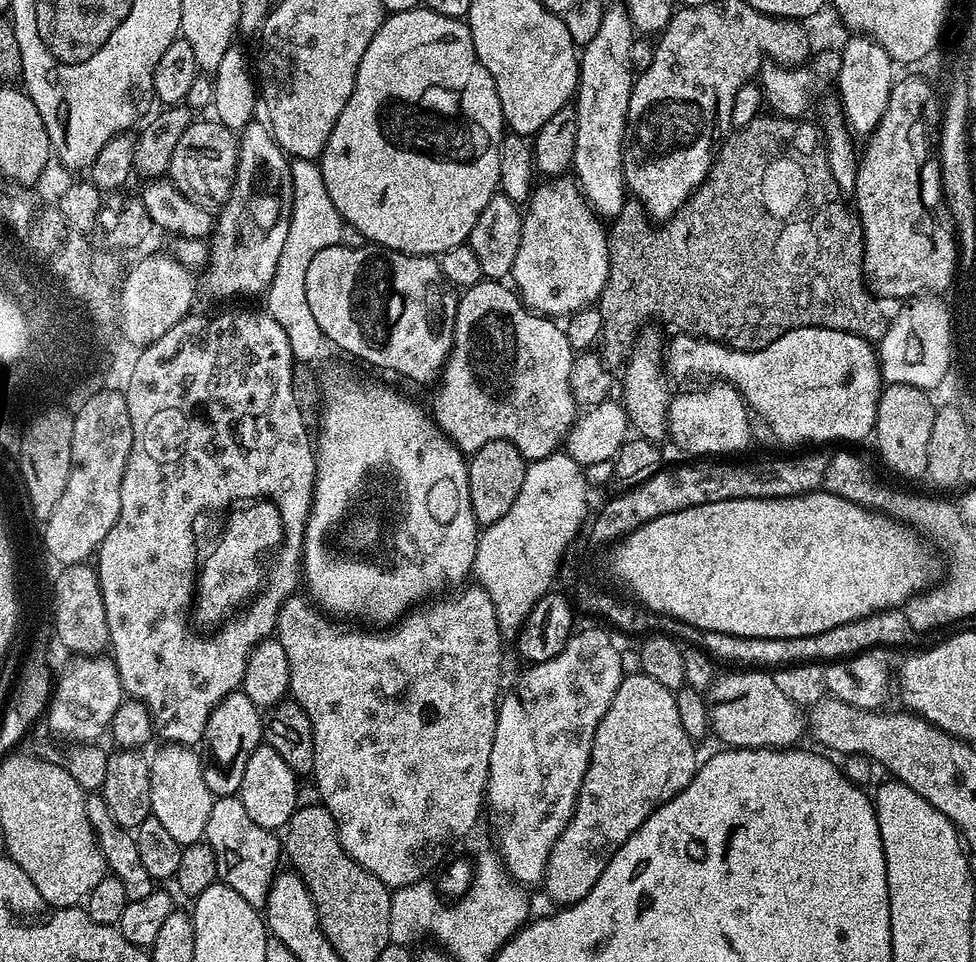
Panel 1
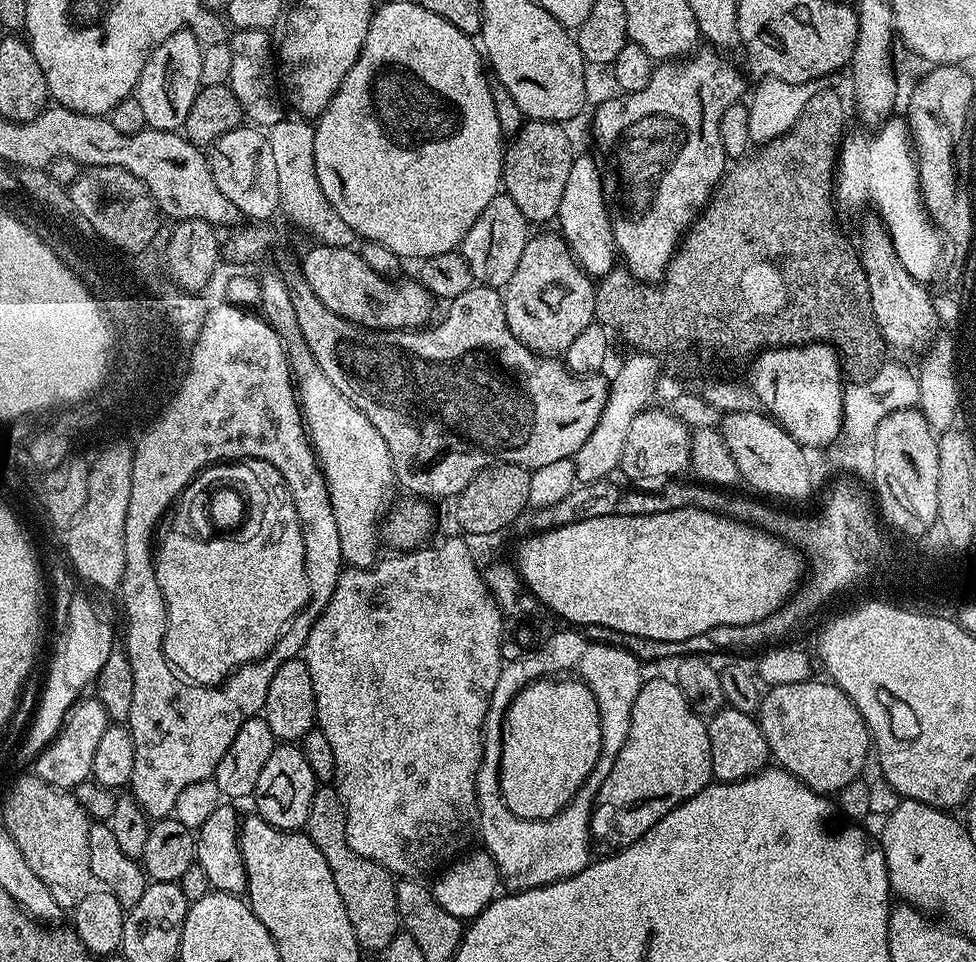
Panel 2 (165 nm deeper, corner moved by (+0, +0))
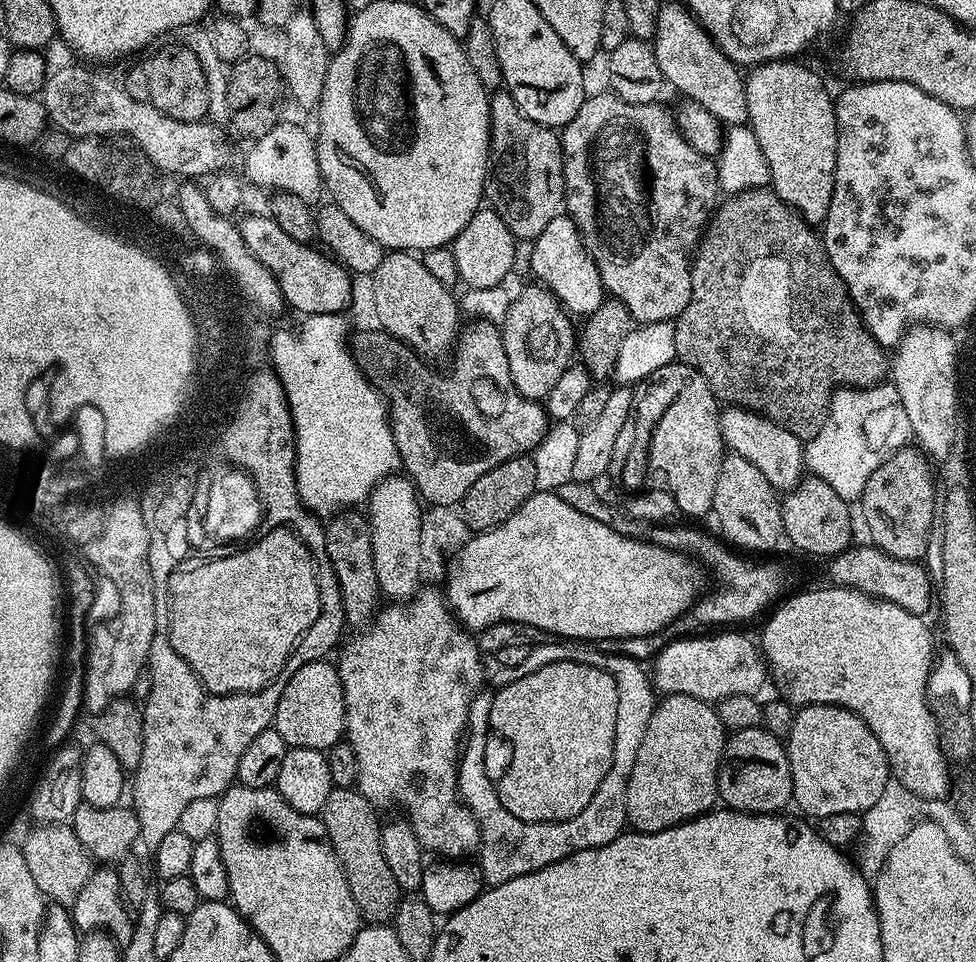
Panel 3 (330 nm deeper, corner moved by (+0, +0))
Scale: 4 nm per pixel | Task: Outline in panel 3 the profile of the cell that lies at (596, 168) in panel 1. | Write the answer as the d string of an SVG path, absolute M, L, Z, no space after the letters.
M562 214L550 221L546 230L542 230L542 234L538 234L538 238L531 241L530 248L532 257L529 258L528 264L537 276L533 277L548 291L553 292L573 317L587 318L602 306L606 299L604 283L598 274L598 266L594 266L594 258L590 258L578 226L571 216Z

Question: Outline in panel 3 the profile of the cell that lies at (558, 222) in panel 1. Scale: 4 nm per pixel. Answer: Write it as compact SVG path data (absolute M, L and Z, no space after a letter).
M532 282L529 288L515 293L502 323L502 335L510 362L510 378L514 378L514 386L520 394L540 402L554 390L577 351L578 332L572 329L572 323L573 317L559 298L539 283Z

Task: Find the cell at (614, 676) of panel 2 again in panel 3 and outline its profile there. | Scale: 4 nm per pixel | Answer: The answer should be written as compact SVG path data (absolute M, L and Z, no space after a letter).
M547 642L535 645L526 654L522 668L525 673L532 672L555 660L594 664L608 671L616 680L618 712L612 768L602 778L601 785L598 786L589 804L576 817L543 824L520 821L506 810L505 806L502 806L496 793L497 785L492 776L488 777L488 734L490 735L488 715L491 714L492 701L487 695L485 697L484 694L477 695L472 701L466 739L458 756L458 783L461 800L472 811L480 827L478 869L483 877L483 883L488 886L522 878L522 874L534 874L578 850L606 846L606 842L614 842L614 838L621 836L628 824L626 786L630 782L630 774L638 758L638 750L642 747L642 738L646 738L646 726L650 726L652 711L658 703L649 669L639 660L614 653L599 652L595 647L585 646L580 642Z

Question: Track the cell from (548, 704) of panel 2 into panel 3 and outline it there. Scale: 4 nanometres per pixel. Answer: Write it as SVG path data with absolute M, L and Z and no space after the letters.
M555 660L536 671L523 673L521 677L514 682L502 687L495 695L491 697L491 714L488 715L489 727L506 738L514 748L512 760L496 780L496 793L499 795L499 801L506 810L520 821L530 821L532 824L556 823L558 821L569 820L576 817L578 813L586 808L598 786L601 785L602 778L606 776L612 768L613 754L616 744L617 730L617 712L618 712L618 692L617 682L608 672L597 667L594 664L576 663L573 660Z

